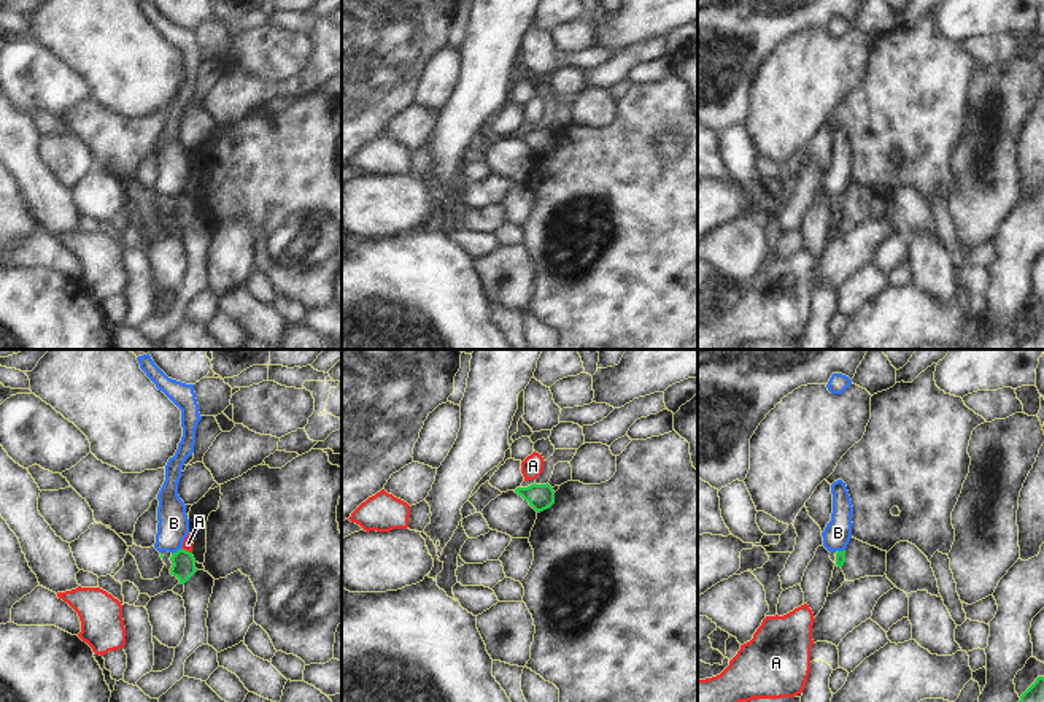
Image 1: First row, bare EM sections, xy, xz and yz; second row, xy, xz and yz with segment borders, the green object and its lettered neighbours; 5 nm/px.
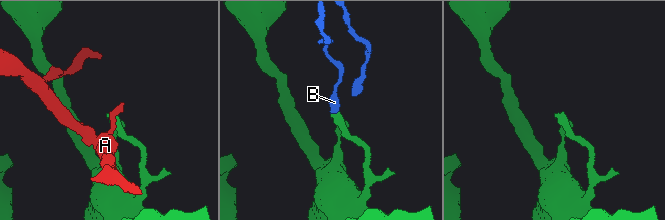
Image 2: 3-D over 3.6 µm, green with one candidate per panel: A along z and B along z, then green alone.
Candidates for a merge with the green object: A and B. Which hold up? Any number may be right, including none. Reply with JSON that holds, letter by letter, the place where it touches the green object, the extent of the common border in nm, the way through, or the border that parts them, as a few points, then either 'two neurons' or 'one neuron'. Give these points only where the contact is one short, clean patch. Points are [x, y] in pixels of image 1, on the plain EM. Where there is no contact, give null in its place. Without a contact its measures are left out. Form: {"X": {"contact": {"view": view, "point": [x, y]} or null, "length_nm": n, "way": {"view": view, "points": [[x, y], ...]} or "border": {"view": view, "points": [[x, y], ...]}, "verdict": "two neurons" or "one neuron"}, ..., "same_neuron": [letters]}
{"A": {"contact": {"view": "xy", "point": [185, 194]}, "length_nm": 70, "verdict": "two neurons"}, "B": {"contact": {"view": "xy", "point": [178, 194]}, "length_nm": 60, "border": {"view": "xy", "points": [[181, 192], [172, 197]]}, "verdict": "two neurons"}, "same_neuron": []}

